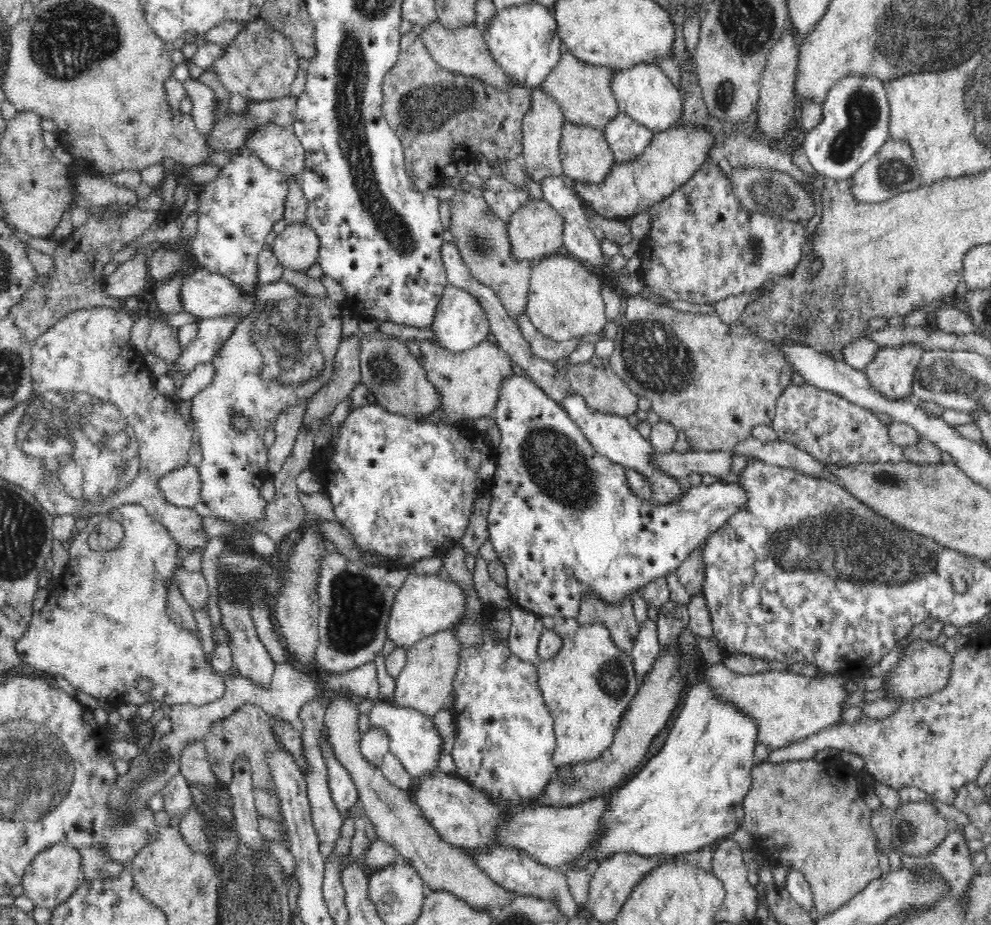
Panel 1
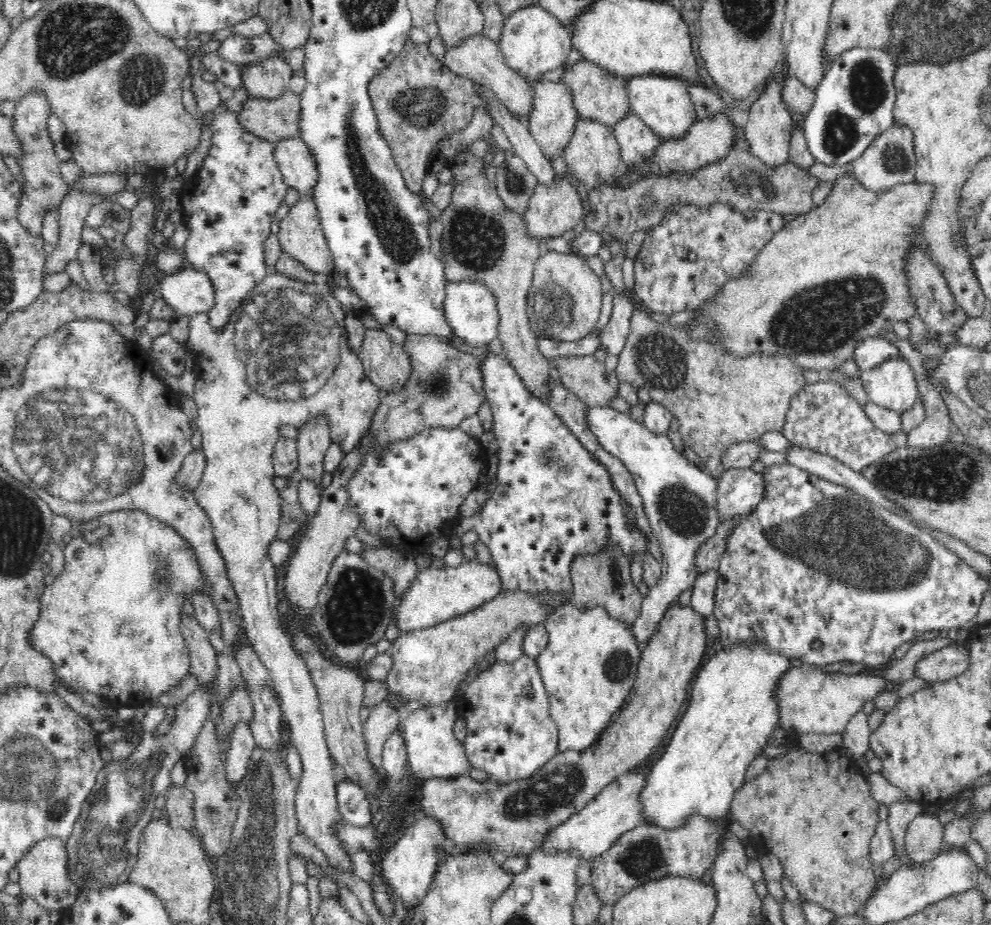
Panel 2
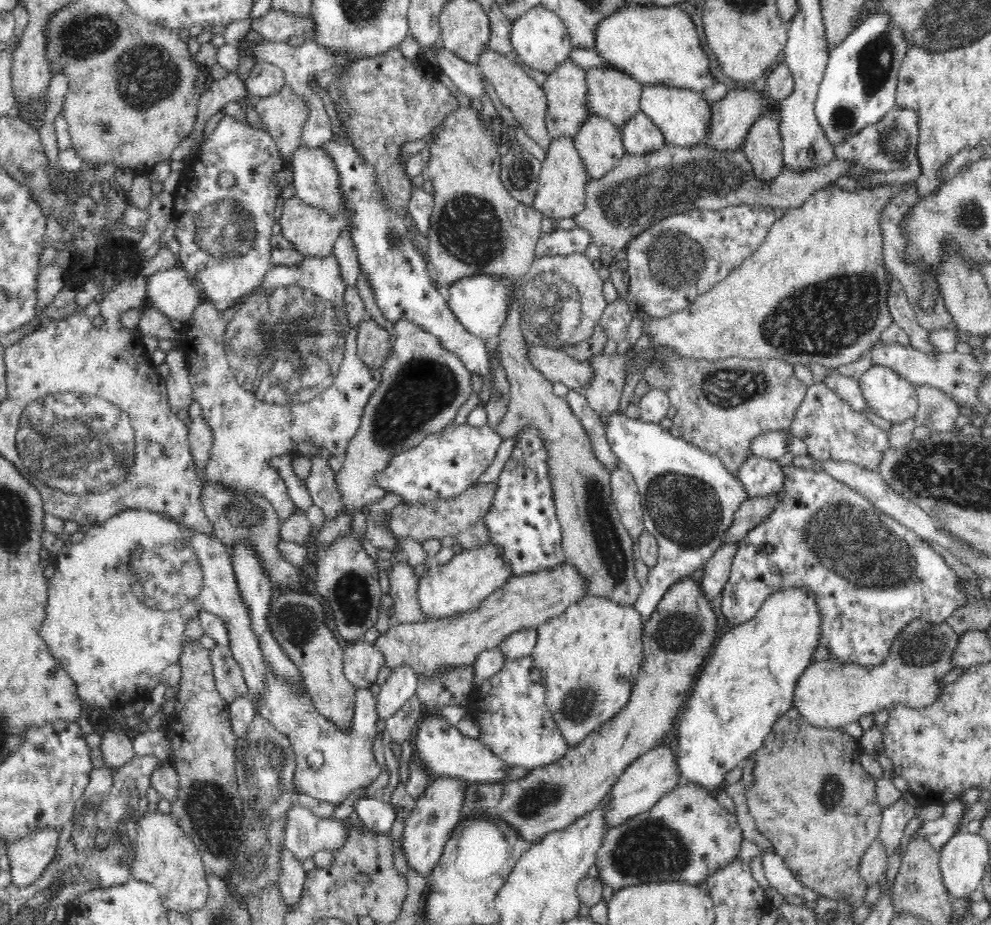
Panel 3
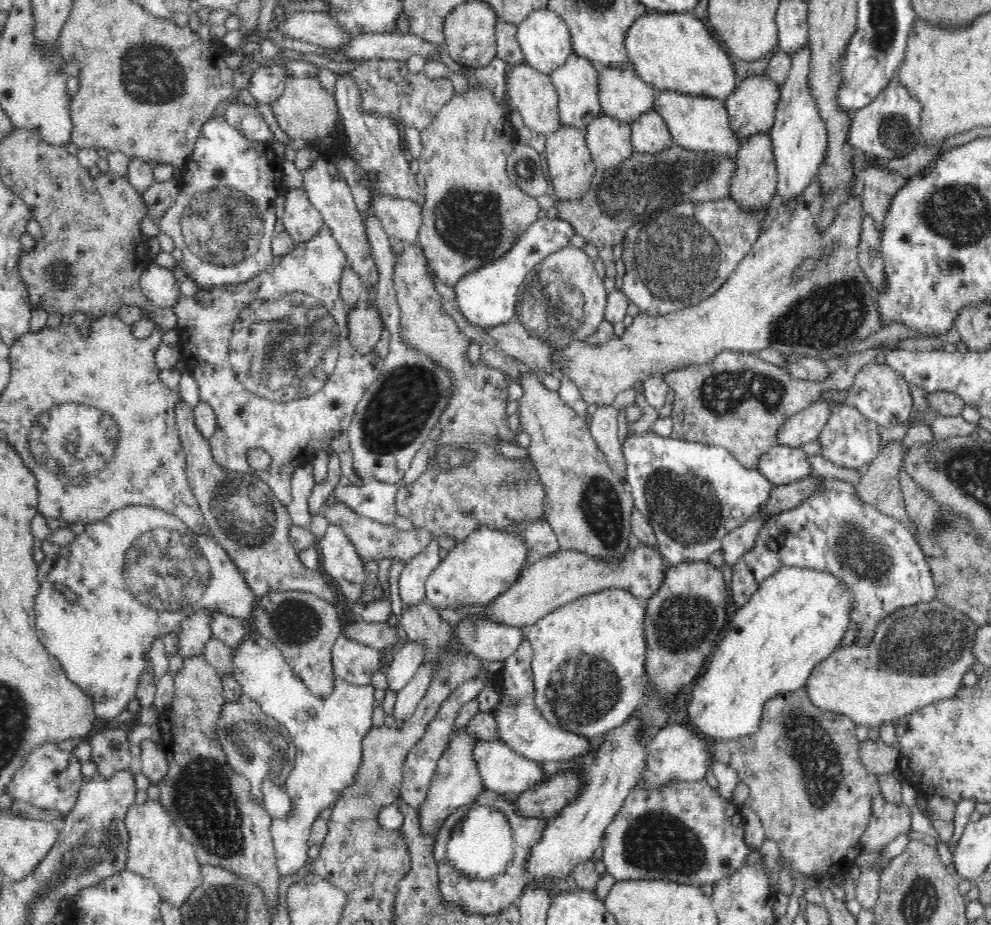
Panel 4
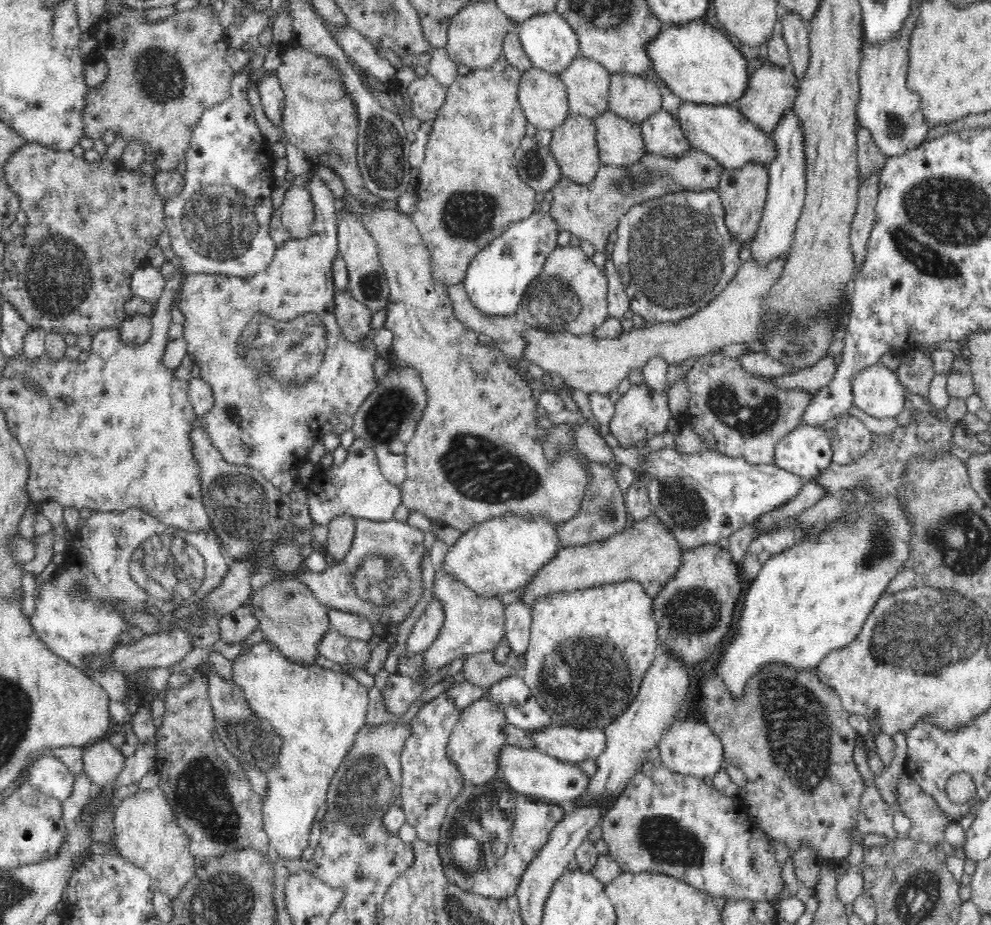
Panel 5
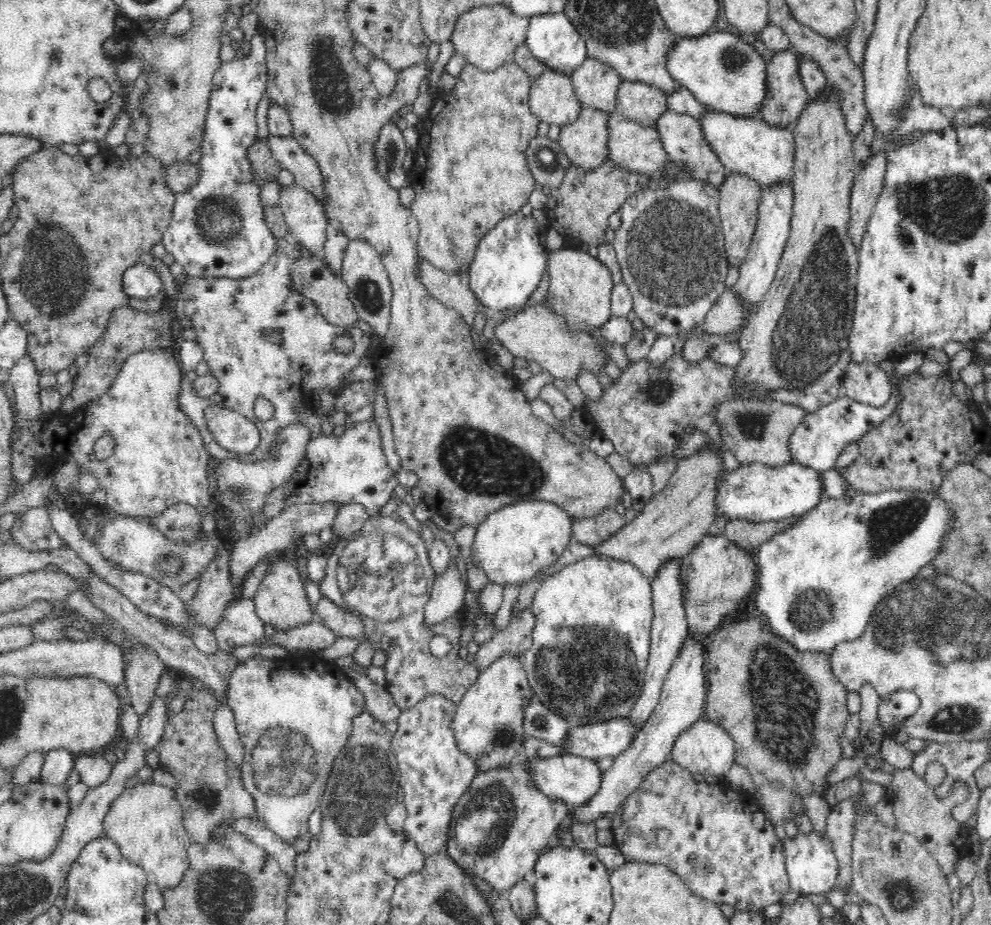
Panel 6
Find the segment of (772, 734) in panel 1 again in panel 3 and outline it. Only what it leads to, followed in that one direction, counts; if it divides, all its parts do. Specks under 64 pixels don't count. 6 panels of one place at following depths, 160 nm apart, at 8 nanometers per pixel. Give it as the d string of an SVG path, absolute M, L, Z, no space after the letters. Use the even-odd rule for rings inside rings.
M924 619L913 620L904 631L901 631L900 635L892 640L888 648L888 656L876 668L864 668L854 662L842 662L834 658L810 663L796 683L792 705L812 726L835 728L852 724L864 714L873 715L892 704L917 709L930 706L943 693L944 675L952 674L952 669L955 667L953 654L960 637L948 622L936 624L928 623L928 620Z

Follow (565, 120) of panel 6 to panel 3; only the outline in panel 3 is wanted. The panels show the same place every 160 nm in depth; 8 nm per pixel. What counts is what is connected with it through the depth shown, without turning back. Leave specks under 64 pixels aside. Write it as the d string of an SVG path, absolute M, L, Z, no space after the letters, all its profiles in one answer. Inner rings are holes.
M489 47L488 50L484 50L484 54L480 54L477 63L476 66L479 72L484 76L486 81L492 84L498 98L500 98L500 102L502 102L506 108L510 108L515 120L524 129L524 132L526 132L536 144L540 145L547 154L552 140L545 125L547 98L543 87L538 86L538 84L524 72L522 66L518 66L518 64L515 63L512 57L497 54Z

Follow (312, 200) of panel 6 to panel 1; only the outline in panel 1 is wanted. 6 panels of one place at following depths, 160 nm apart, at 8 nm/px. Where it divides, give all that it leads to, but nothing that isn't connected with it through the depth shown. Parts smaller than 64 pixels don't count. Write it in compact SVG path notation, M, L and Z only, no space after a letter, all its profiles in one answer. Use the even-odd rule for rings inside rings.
M294 223L276 236L271 245L277 261L283 268L306 271L319 260L320 241L315 230L307 224Z

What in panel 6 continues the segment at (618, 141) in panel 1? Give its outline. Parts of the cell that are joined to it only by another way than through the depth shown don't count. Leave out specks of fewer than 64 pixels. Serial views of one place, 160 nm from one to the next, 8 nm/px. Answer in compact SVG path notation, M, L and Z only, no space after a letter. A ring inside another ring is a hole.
M666 111L654 124L655 129L662 139L664 151L668 152L668 157L672 162L680 167L686 167L687 177L694 178L703 183L710 184L714 187L722 184L728 172L716 157L714 151L704 137L703 127L700 126L699 119L688 114Z

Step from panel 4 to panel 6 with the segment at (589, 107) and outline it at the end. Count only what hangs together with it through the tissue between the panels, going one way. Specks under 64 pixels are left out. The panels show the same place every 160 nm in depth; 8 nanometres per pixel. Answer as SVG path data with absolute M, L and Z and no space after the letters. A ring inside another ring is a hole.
M587 58L569 76L582 107L595 107L608 113L616 111L617 91L623 82L616 70L598 59Z

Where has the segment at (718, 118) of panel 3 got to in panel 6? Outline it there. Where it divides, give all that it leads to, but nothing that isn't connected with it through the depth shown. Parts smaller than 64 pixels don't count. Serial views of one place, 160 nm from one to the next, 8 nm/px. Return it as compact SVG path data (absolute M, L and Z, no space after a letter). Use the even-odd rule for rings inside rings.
M793 49L774 54L766 65L766 79L768 95L764 97L758 117L775 127L791 127L809 101L802 77L800 77L799 54Z

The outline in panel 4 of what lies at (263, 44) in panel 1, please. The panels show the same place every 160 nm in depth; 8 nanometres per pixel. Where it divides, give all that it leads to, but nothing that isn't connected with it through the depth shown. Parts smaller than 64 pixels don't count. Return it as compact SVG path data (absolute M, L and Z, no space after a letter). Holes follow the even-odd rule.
M259 64L252 70L248 87L258 103L271 104L285 90L284 71L276 65L267 68Z

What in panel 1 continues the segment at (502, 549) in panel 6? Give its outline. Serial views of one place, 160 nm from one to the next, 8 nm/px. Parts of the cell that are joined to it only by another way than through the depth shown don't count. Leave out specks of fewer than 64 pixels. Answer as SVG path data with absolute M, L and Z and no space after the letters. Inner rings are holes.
M409 574L396 593L388 622L388 636L396 646L414 646L418 640L454 627L464 616L464 591L450 578L446 581L436 574Z

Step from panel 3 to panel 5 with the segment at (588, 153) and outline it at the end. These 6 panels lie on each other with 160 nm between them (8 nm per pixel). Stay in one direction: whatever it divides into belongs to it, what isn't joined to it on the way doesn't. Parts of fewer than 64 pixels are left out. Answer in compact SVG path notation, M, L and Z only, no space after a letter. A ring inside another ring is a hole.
M606 110L595 118L596 141L602 166L629 167L645 154L641 126Z

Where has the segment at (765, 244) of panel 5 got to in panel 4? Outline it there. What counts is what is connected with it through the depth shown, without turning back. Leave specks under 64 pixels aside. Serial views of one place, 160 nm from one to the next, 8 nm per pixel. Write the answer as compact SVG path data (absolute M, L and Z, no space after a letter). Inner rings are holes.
M806 44L802 50L791 55L791 70L786 83L780 88L775 119L768 132L776 163L777 192L783 198L783 204L787 204L792 197L798 197L812 184L828 147L828 129L824 128L824 119L816 110L816 101L809 92L809 54L809 44Z

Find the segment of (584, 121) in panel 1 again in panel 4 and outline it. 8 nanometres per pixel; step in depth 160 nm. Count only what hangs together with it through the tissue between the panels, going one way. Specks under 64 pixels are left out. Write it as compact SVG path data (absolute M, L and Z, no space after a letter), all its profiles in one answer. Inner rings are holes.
M612 67L599 68L599 103L604 115L632 124L640 115L653 110L658 90L638 79L634 72Z

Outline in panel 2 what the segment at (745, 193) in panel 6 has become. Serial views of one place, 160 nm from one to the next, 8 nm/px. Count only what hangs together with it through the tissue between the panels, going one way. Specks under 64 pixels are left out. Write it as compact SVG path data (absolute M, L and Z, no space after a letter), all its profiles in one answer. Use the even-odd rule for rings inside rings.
M782 79L770 80L768 86L761 92L760 97L752 103L749 119L744 128L745 138L749 143L749 151L764 164L773 167L788 161L789 138L792 134L792 114L788 112L786 103L782 99Z

